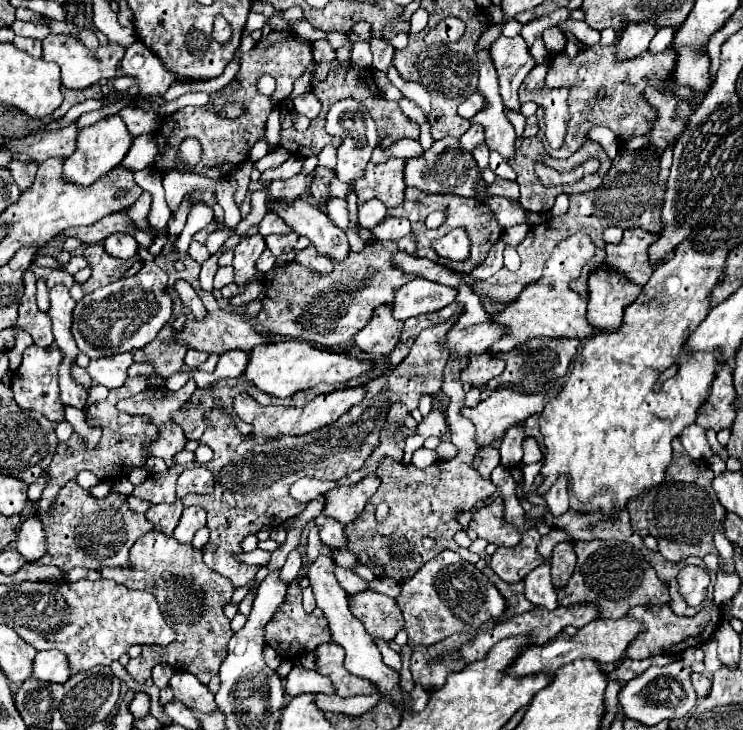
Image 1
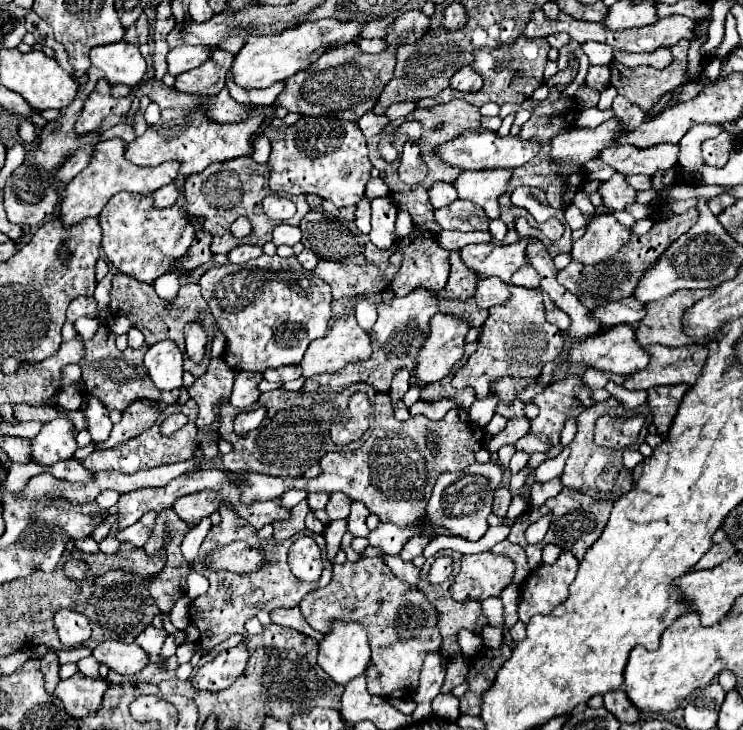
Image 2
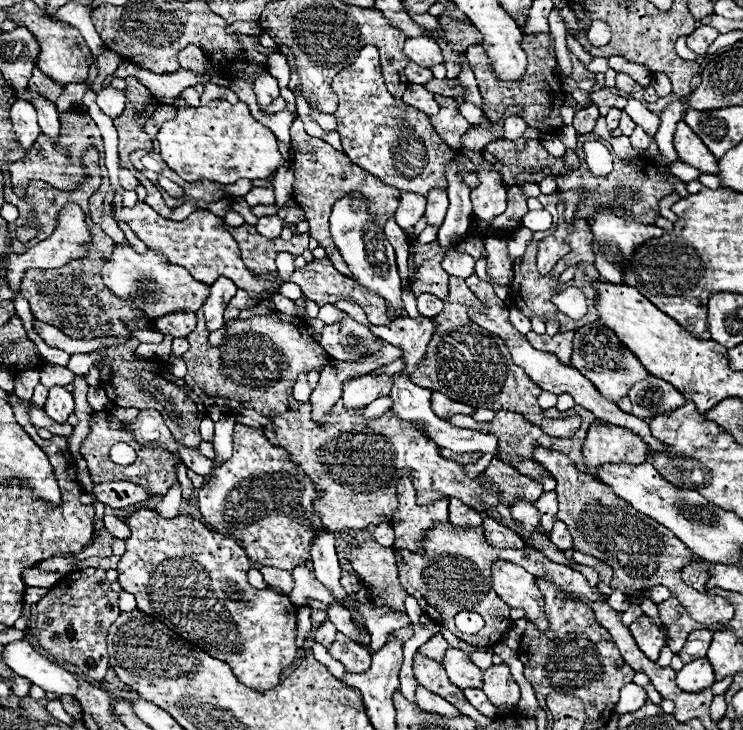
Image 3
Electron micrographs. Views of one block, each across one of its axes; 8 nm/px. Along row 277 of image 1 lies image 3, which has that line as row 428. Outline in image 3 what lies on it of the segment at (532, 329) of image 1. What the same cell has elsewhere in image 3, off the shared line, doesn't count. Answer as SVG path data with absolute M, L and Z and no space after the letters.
M450 276L450 288L448 288L448 298L444 300L444 310L442 314L432 318L432 322L436 324L436 330L426 348L420 370L416 370L410 376L410 380L422 388L444 392L446 396L452 396L452 400L464 400L464 404L472 404L474 408L488 408L488 410L508 408L510 412L520 412L526 416L526 420L540 424L548 436L572 438L574 432L578 432L582 418L578 414L565 420L544 418L536 402L540 394L540 386L536 386L512 362L510 350L502 338L498 338L496 334L490 334L478 324L476 324L476 330L460 330L464 326L474 324L468 318L470 308L482 308L480 300L470 292L470 288L462 278Z

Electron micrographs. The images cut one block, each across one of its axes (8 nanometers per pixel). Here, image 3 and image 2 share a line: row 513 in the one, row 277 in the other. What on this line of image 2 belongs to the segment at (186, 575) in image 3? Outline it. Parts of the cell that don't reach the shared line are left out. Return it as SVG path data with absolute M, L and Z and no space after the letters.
M130 192L112 196L100 212L98 222L102 228L102 248L108 260L120 272L148 284L170 272L172 262L182 258L194 240L194 226L178 204L160 210L152 206L152 198Z

